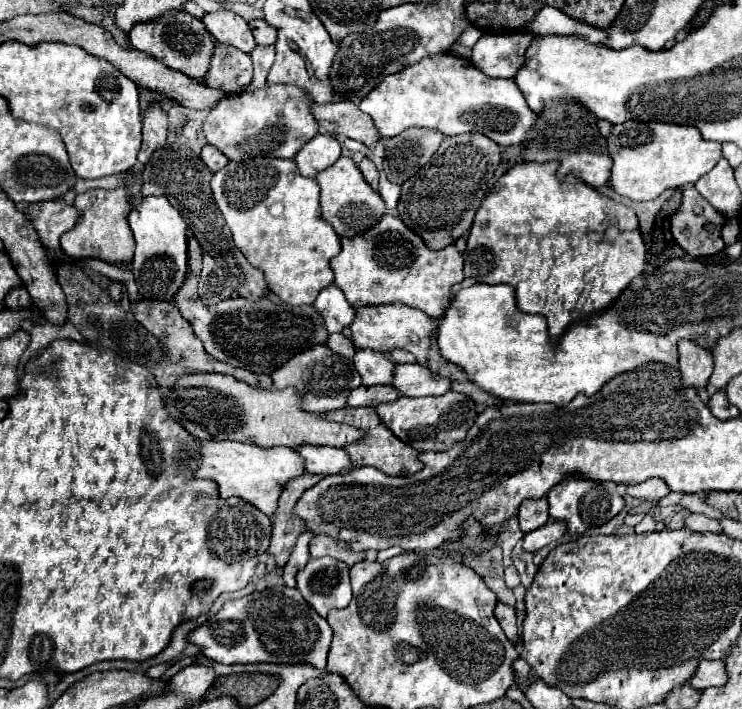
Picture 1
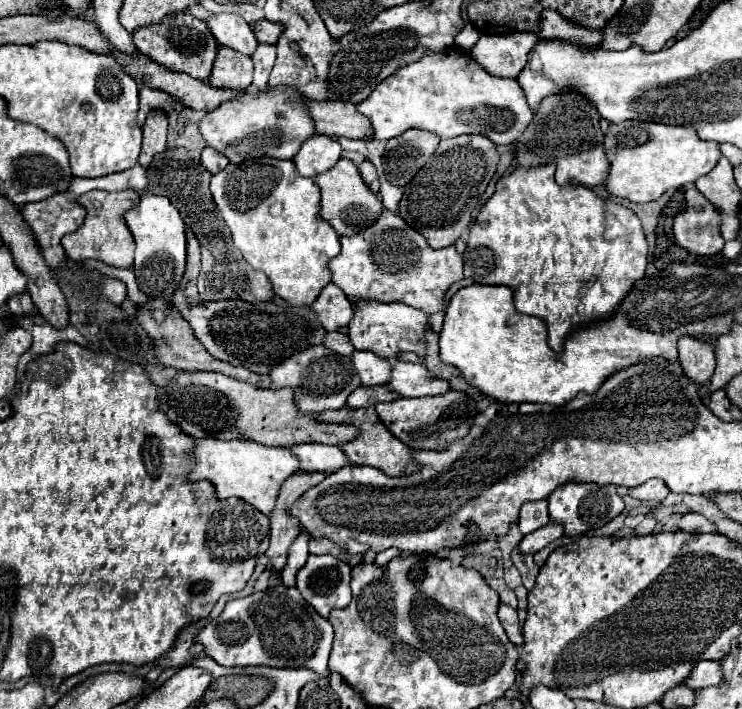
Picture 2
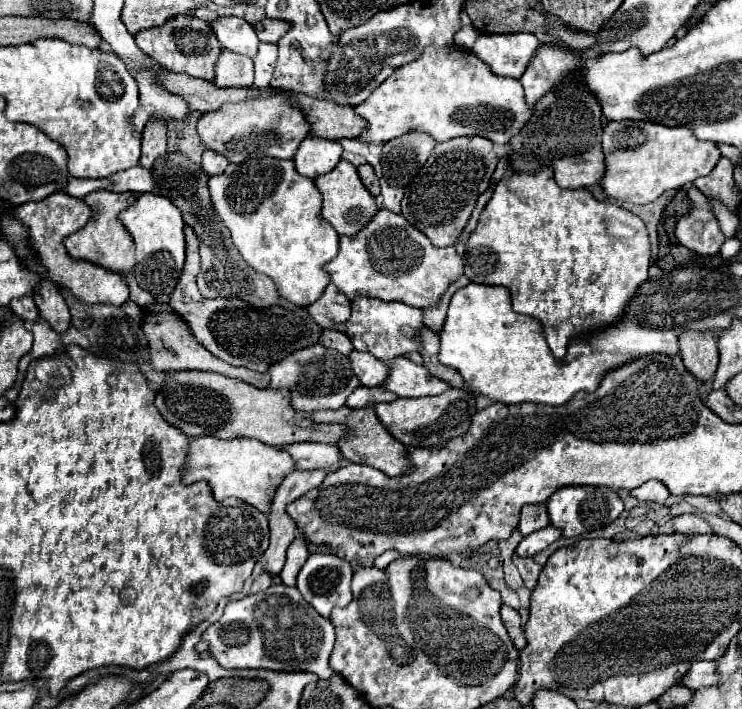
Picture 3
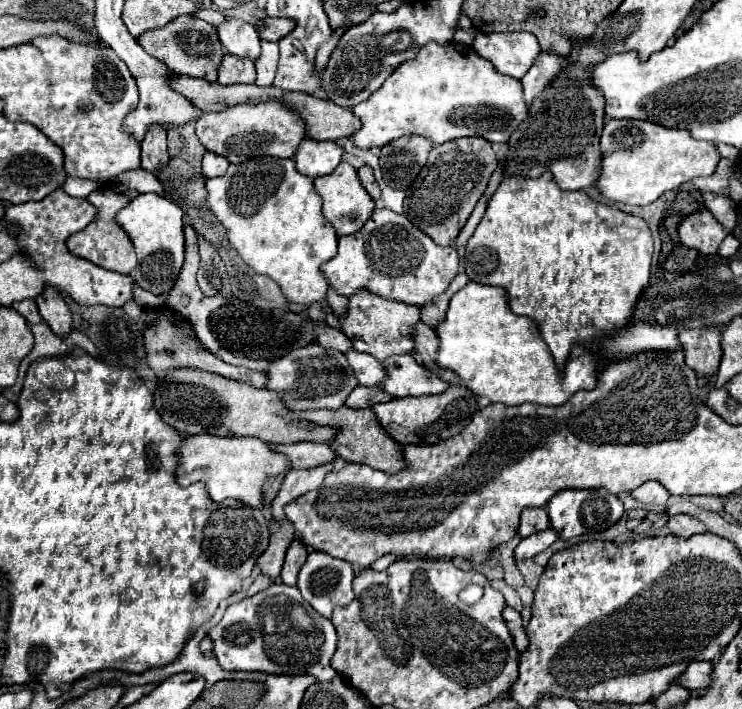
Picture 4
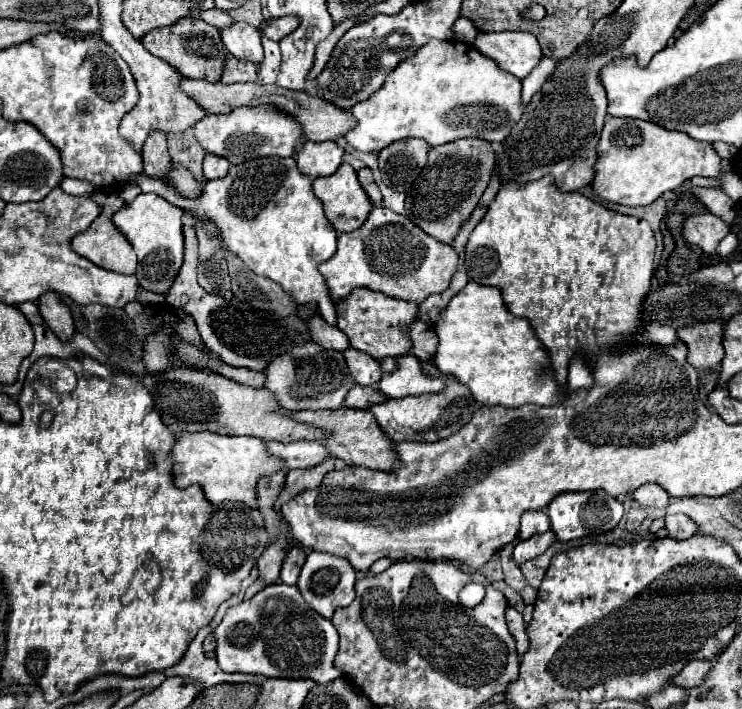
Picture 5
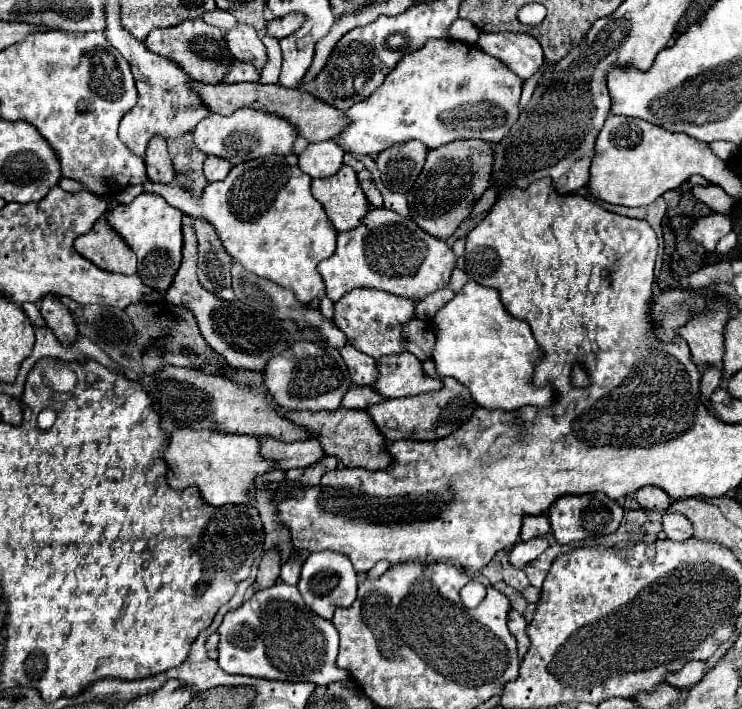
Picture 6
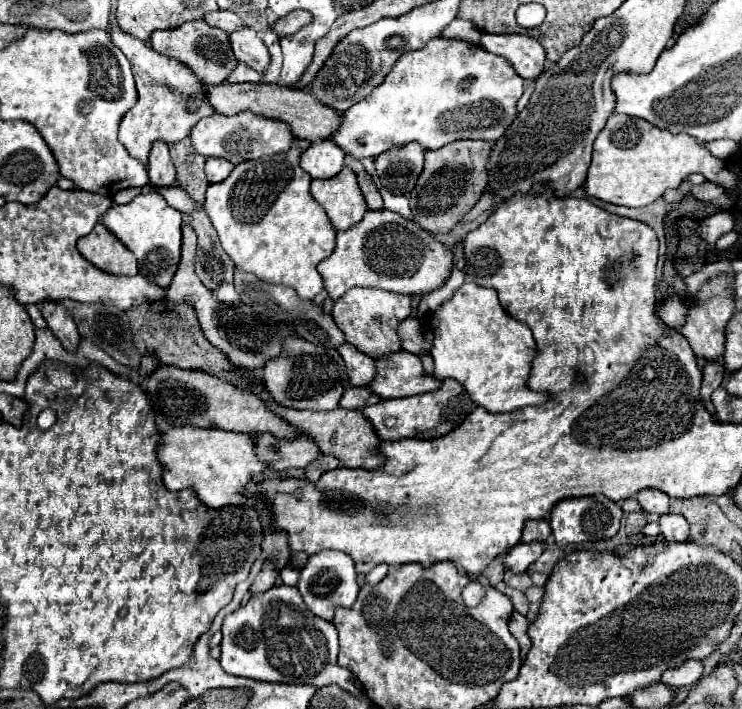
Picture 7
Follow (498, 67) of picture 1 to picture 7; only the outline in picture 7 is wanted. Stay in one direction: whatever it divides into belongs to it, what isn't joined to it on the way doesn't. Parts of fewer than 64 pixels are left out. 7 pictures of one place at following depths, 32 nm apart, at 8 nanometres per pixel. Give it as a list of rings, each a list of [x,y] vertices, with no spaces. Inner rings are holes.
[[[482,34],[480,46],[508,60],[524,80],[536,78],[546,66],[544,48],[538,40],[524,34]]]

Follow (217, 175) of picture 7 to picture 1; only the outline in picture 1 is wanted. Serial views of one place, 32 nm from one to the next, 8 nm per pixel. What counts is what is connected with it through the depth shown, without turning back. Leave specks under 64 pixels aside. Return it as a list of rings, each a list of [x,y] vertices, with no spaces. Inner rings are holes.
[[[206,144],[206,146],[202,148],[200,158],[204,160],[204,164],[206,164],[212,172],[218,172],[220,168],[224,168],[224,166],[228,164],[228,158],[226,158],[216,146],[212,146],[212,144]]]

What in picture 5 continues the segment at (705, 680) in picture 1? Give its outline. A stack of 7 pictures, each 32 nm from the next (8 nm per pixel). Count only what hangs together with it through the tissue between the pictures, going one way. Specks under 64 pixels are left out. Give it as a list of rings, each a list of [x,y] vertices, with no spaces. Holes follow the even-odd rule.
[[[692,660],[690,664],[684,666],[684,672],[680,672],[680,676],[674,676],[672,682],[690,690],[690,688],[698,688],[700,684],[704,684],[706,674],[710,672],[712,664],[710,662],[700,662],[700,660]]]

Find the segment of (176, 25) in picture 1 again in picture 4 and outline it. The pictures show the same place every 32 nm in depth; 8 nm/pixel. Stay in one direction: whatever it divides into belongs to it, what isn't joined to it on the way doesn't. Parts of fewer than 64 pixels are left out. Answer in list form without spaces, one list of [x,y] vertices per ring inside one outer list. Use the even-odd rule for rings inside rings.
[[[178,16],[176,20],[168,22],[164,28],[148,30],[144,36],[136,38],[138,44],[156,60],[172,68],[174,74],[186,74],[192,78],[204,78],[208,82],[216,82],[216,68],[220,58],[224,56],[224,48],[216,36],[214,26],[196,18],[196,16]]]

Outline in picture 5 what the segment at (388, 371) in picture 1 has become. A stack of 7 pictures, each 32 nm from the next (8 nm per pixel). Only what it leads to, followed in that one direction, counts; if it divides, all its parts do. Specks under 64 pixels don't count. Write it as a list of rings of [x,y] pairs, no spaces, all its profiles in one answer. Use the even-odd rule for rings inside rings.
[[[354,348],[344,350],[344,358],[348,362],[348,368],[352,372],[352,376],[356,378],[356,382],[360,386],[378,386],[380,378],[382,378],[382,366],[380,362],[376,362],[372,356],[358,352]]]

